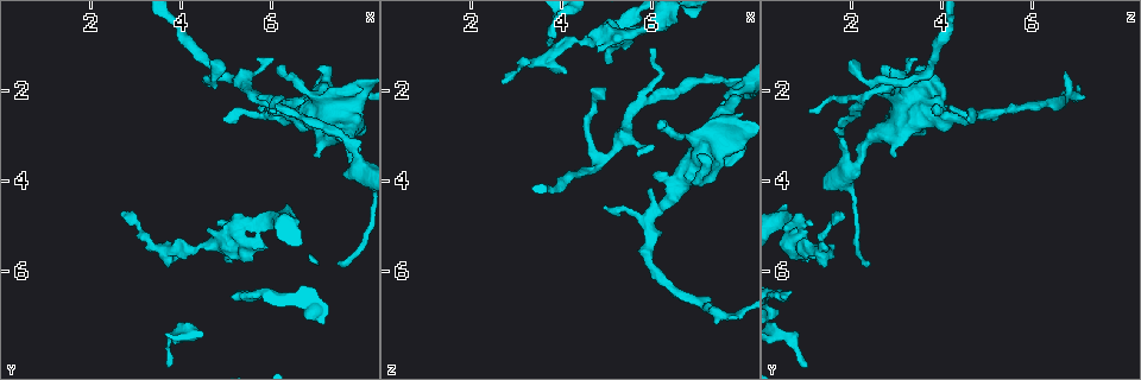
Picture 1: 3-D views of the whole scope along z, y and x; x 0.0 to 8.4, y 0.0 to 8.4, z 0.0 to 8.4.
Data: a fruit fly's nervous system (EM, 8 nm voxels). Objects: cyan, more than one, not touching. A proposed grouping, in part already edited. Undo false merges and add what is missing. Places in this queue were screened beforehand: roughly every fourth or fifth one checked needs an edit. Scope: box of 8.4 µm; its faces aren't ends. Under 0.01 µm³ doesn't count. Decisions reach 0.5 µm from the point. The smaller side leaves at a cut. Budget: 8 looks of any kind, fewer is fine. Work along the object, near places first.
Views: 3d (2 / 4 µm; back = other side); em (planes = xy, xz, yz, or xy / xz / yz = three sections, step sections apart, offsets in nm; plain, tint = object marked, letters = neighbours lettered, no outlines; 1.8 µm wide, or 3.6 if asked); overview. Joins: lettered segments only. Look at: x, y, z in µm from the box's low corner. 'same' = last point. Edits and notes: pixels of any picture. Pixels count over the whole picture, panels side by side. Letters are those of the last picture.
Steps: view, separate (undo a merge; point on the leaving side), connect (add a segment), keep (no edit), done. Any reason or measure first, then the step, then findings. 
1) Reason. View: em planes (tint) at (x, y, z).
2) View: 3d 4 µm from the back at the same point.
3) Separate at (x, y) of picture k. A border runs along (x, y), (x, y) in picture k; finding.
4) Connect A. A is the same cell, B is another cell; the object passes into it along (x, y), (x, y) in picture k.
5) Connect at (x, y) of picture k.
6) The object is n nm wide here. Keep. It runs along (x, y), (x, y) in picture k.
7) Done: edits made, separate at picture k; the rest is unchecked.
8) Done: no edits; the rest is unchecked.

An open end. View: 3d 4 µm at (2.65, 4.75, 1.80).

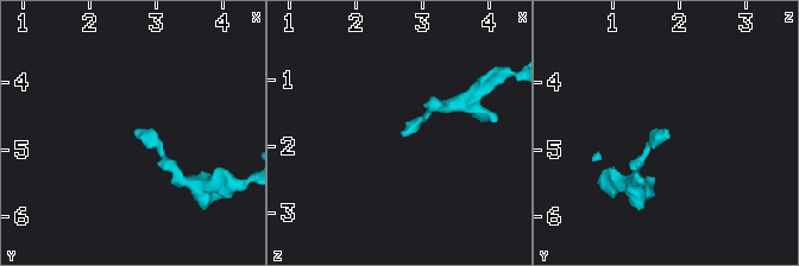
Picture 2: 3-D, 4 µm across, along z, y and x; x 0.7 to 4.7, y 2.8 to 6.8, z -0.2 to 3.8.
Now the EM. View: em planes (plain) at (2.65, 4.75, 1.80).

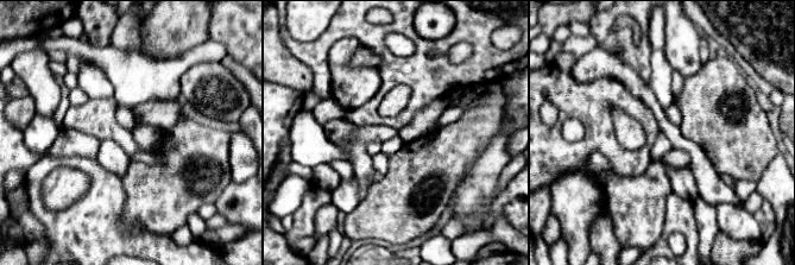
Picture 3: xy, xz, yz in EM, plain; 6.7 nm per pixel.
What lies round it. View: em planes (letters) at the same point.

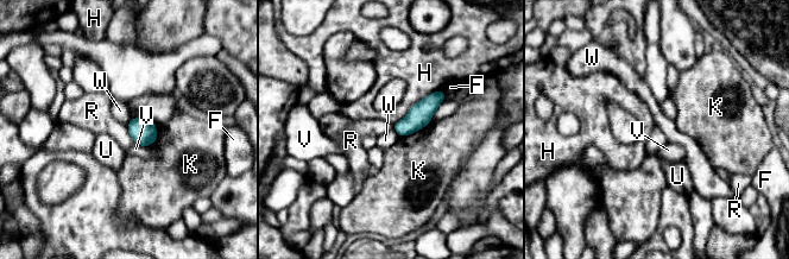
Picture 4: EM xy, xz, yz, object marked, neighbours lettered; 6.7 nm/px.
The object is 130 nm wide here. Keep. F, H, K, R, U, V and W are other cells; a border runs along (126, 127), (136, 143) in picture 4; none of them fits.

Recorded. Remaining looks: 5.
Branch stops here. View: em yz step 8 (letters) at (5.25, 6.45, 0.75).

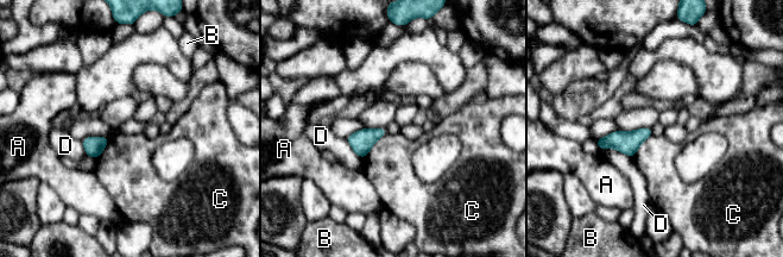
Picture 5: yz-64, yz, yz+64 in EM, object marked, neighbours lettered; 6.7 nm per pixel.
Cut it another way. View: em planes (letters) at the same point.

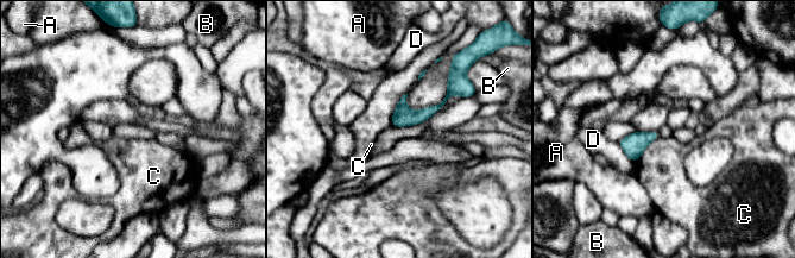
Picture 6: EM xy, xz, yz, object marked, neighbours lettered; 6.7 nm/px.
The object is 100 nm wide here; the longest contact is with C, 240 nm. Keep. A, B, C and D are other cells; none of them fits.

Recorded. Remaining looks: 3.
Branch point. View: em planes (plain) at (7.85, 3.60, 2.00).

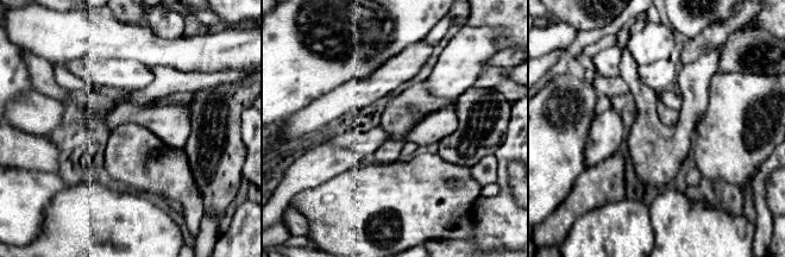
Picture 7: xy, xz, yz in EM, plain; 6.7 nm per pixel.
View: em planes (tint) at the same point.

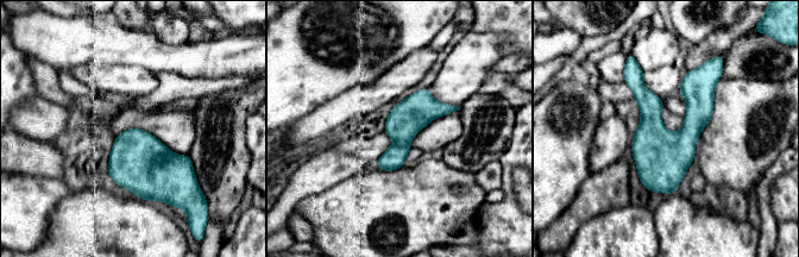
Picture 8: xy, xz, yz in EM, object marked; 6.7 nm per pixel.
What lies round it. View: em planes (letters) at the same point.

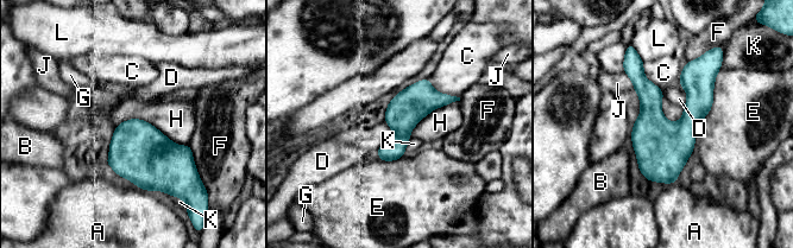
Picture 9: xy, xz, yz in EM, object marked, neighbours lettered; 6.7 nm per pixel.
The longest contact is with H, 500 nm. Keep. A, B, C, D, E, F, G, H, J, K and L are other cells; a border runs along (115, 126), (142, 119), (189, 145) in picture 9; one neuron here.

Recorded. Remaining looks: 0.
Done: no edits; the rest is unchecked.

